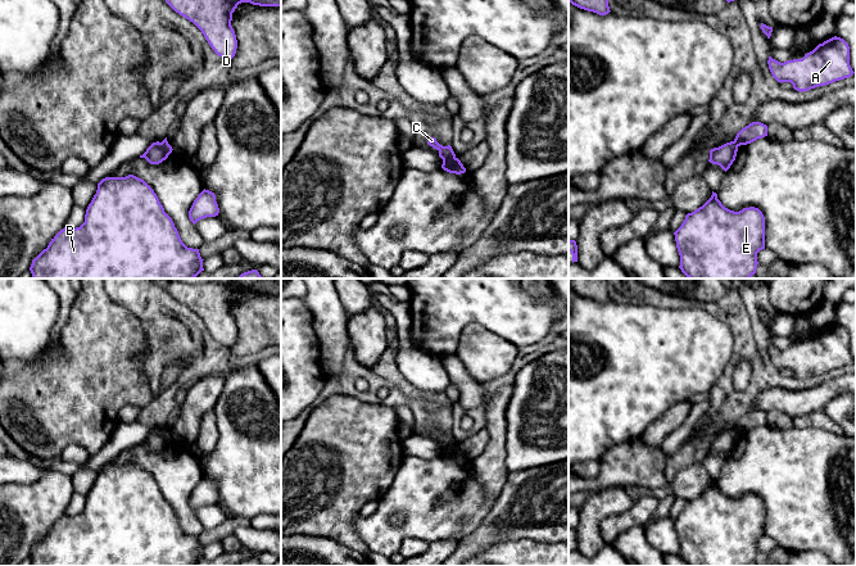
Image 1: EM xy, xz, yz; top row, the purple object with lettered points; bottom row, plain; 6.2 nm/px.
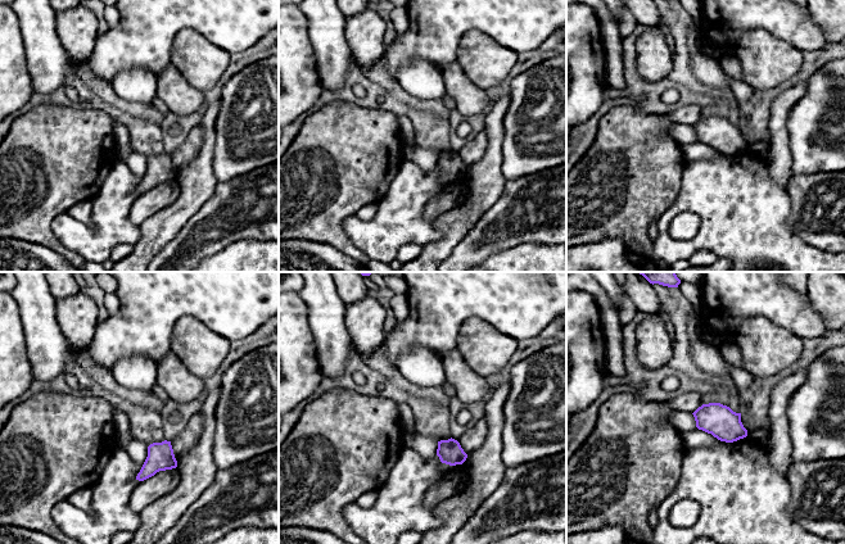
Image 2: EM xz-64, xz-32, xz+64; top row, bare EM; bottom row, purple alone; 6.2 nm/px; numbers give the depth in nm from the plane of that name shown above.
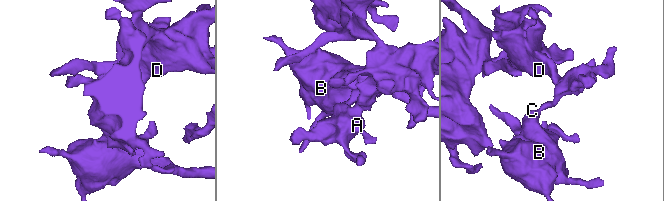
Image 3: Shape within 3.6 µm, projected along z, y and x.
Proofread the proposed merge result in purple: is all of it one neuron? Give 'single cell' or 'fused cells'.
fused cells

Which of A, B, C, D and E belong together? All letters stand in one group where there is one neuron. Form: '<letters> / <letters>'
A D / B C E

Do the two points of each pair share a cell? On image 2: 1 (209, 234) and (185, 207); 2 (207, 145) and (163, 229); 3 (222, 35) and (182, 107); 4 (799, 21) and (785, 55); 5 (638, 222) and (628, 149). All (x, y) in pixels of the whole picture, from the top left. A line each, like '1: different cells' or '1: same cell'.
1: different cells
2: same cell
3: different cells
4: different cells
5: same cell

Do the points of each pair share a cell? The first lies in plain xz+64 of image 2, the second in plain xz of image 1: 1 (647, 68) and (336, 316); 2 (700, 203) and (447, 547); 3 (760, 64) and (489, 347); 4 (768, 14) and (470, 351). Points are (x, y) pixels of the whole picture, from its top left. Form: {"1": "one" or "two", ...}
{"1": "two", "2": "two", "3": "one", "4": "two"}

